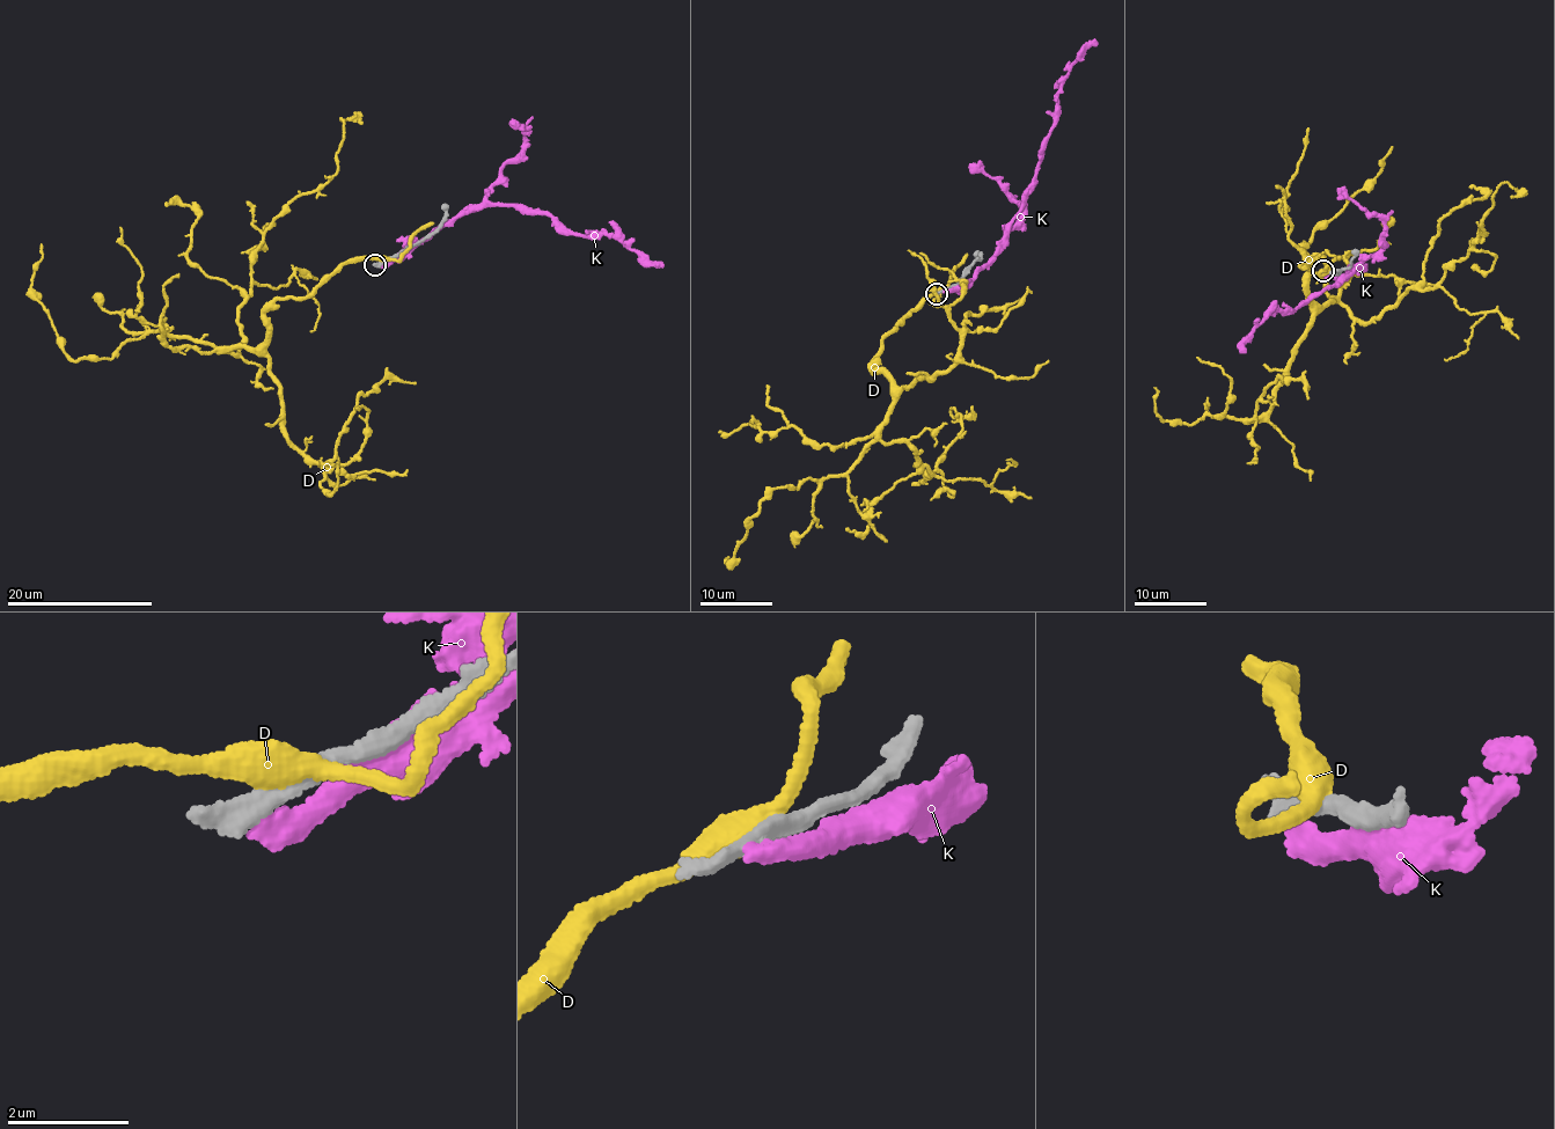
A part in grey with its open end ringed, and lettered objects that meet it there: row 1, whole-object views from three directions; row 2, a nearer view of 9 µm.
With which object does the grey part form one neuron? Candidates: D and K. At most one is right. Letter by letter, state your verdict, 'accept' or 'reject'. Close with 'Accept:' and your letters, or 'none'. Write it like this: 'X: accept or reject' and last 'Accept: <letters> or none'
D: reject
K: reject
Accept: none

